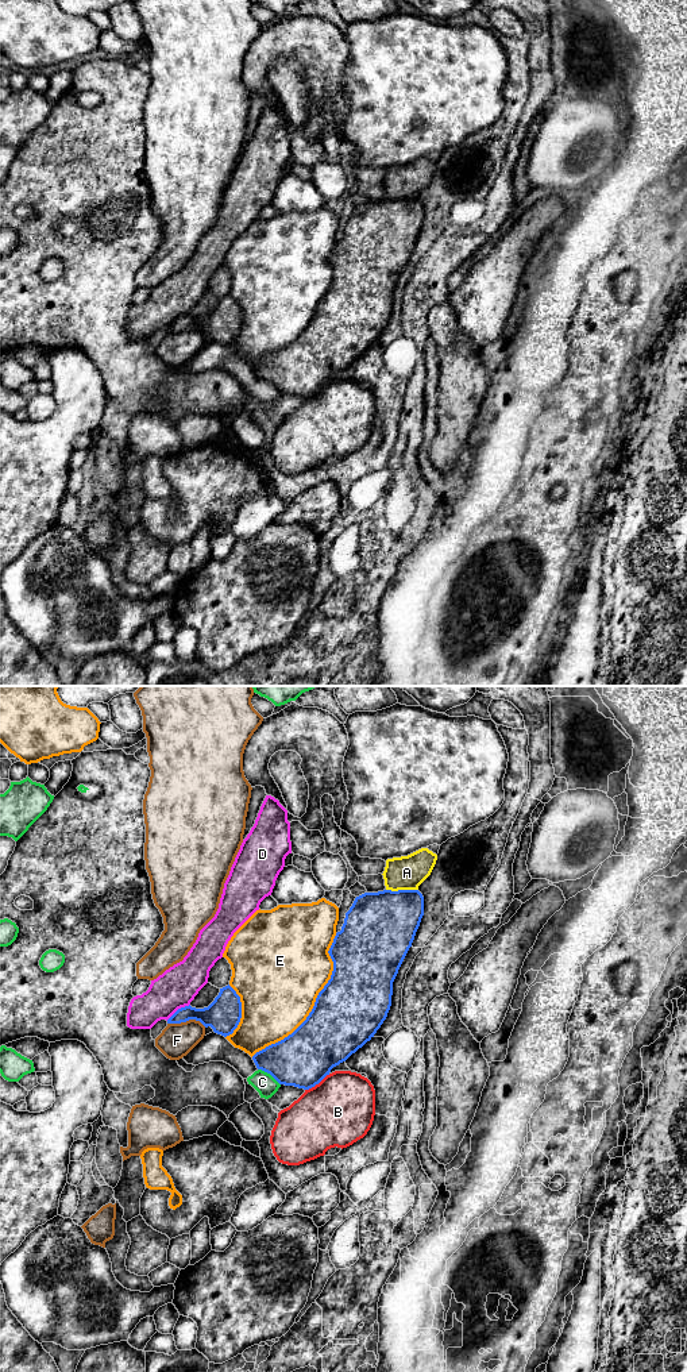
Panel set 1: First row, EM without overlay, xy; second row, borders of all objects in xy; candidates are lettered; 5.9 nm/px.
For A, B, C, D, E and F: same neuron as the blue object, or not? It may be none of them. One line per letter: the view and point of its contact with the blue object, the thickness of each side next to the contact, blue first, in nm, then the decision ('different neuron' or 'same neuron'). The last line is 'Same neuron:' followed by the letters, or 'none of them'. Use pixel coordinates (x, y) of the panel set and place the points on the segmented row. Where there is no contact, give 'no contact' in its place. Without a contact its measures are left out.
A: meets blue in xy at (402, 890); 400 nm thick on the blue side, 200 nm on the other; different neuron
B: meets blue in xy at (317, 1083); 340 nm thick on the blue side, 420 nm on the other; different neuron
C: meets blue in xy at (269, 1072); 340 nm thick on the blue side, 120 nm on the other; different neuron
D: meets blue in xy at (178, 1009); 170 nm thick on the blue side, 240 nm on the other; different neuron
E: meets blue in xy at (315, 1004); 400 nm thick on the blue side, 480 nm on the other; different neuron
F: meets blue in xy at (186, 1020); 200 nm thick on the blue side, 200 nm on the other; different neuron
Same neuron: none of them

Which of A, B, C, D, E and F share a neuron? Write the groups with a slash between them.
A / B / C / D / E / F

